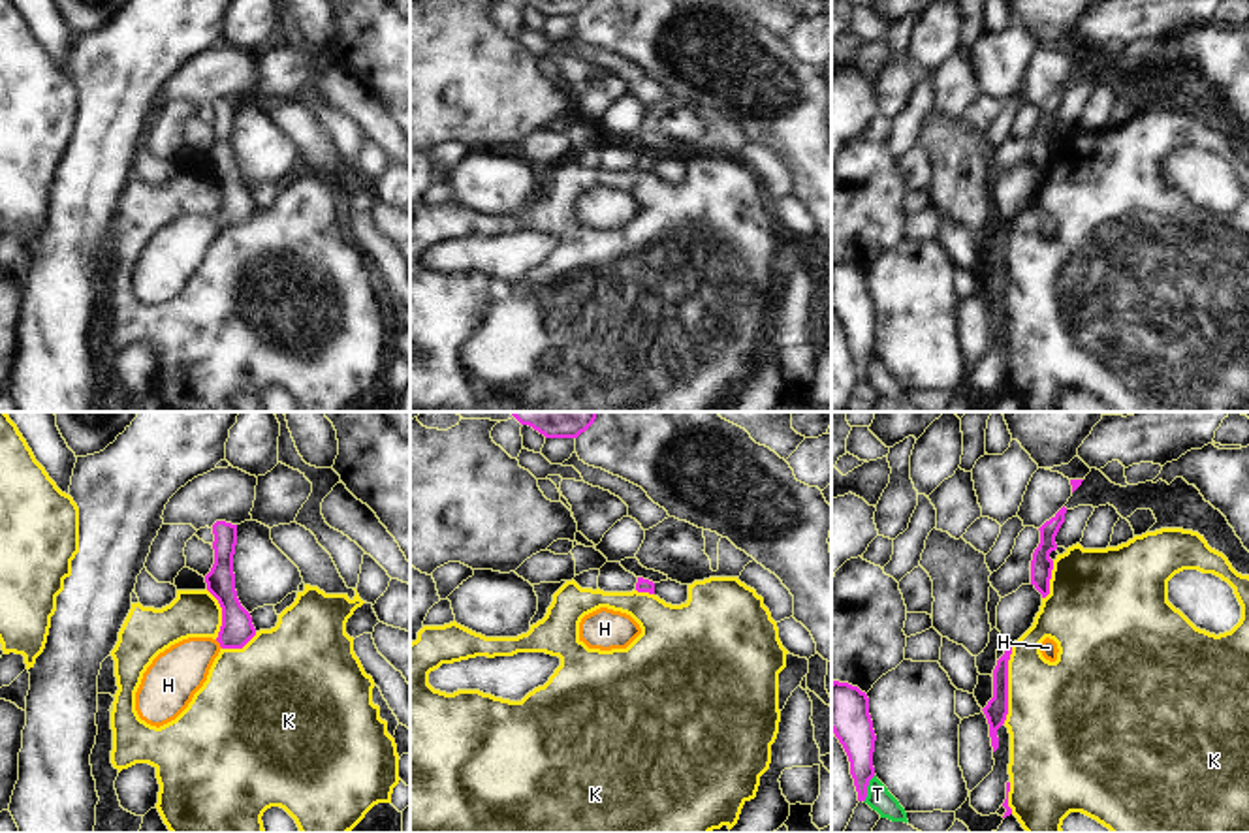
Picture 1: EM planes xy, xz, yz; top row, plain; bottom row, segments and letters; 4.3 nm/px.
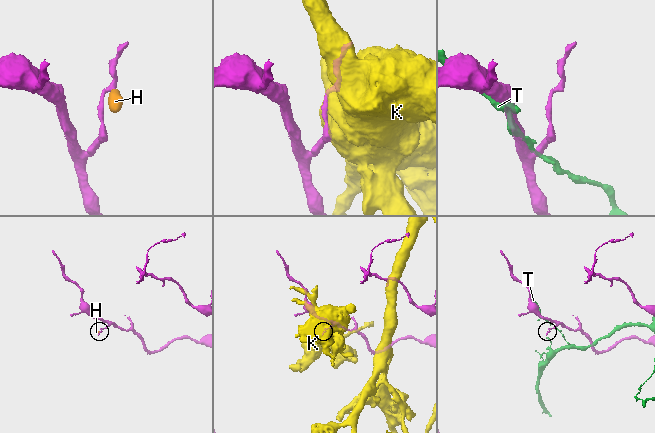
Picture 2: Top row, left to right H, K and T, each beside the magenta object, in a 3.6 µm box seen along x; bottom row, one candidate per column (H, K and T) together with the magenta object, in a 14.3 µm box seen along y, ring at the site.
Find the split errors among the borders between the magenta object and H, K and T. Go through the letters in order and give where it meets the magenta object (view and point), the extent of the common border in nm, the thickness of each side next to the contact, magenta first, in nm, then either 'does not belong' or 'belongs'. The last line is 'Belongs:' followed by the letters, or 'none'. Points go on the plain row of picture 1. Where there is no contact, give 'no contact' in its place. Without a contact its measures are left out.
H: meets magenta in xy at (219, 220); contact 50 nm long; 140 nm thick on the magenta side, 220 nm on the other; belongs
K: meets magenta in yz at (1007, 262); contact 340 nm long; 100 nm thick on the magenta side, 440 nm on the other; does not belong
T: meets magenta in yz at (866, 367); contact 130 nm long; 160 nm thick on the magenta side, 100 nm on the other; does not belong
Belongs: H

